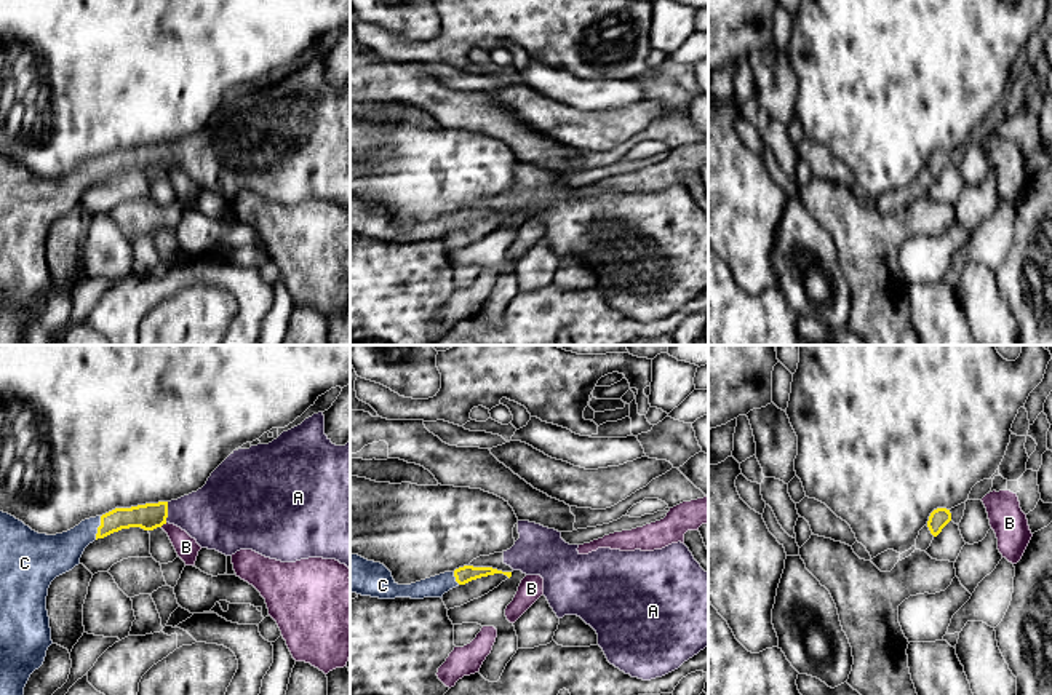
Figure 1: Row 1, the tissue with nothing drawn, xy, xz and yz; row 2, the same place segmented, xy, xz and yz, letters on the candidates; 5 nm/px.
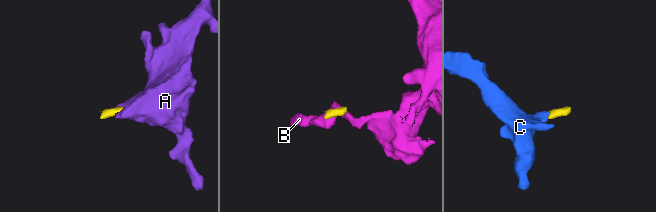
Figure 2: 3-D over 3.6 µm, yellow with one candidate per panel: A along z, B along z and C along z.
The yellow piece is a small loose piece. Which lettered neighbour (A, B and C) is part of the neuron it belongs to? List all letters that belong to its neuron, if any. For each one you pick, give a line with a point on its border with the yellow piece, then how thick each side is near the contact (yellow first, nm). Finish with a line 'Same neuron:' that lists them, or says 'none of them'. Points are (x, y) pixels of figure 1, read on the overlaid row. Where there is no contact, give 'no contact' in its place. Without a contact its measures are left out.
A: xy (167, 512) | 140/320 nm
C: xy (98, 528) | 130/200 nm
Same neuron: A, C

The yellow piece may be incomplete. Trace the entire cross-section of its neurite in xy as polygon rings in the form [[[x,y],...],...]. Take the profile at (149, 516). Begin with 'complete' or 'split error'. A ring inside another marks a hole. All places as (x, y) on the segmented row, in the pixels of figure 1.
split error | [[[318,412],[269,444],[233,451],[197,492],[171,502],[115,508],[56,535],[38,534],[14,516],[0,511],[0,695],[24,695],[30,674],[43,665],[46,650],[53,644],[46,610],[51,582],[78,566],[85,548],[94,540],[130,527],[153,530],[166,522],[185,530],[201,548],[225,556],[253,550],[281,562],[323,558],[336,559],[350,569],[350,441],[345,446],[333,444],[325,435],[325,415]]]

